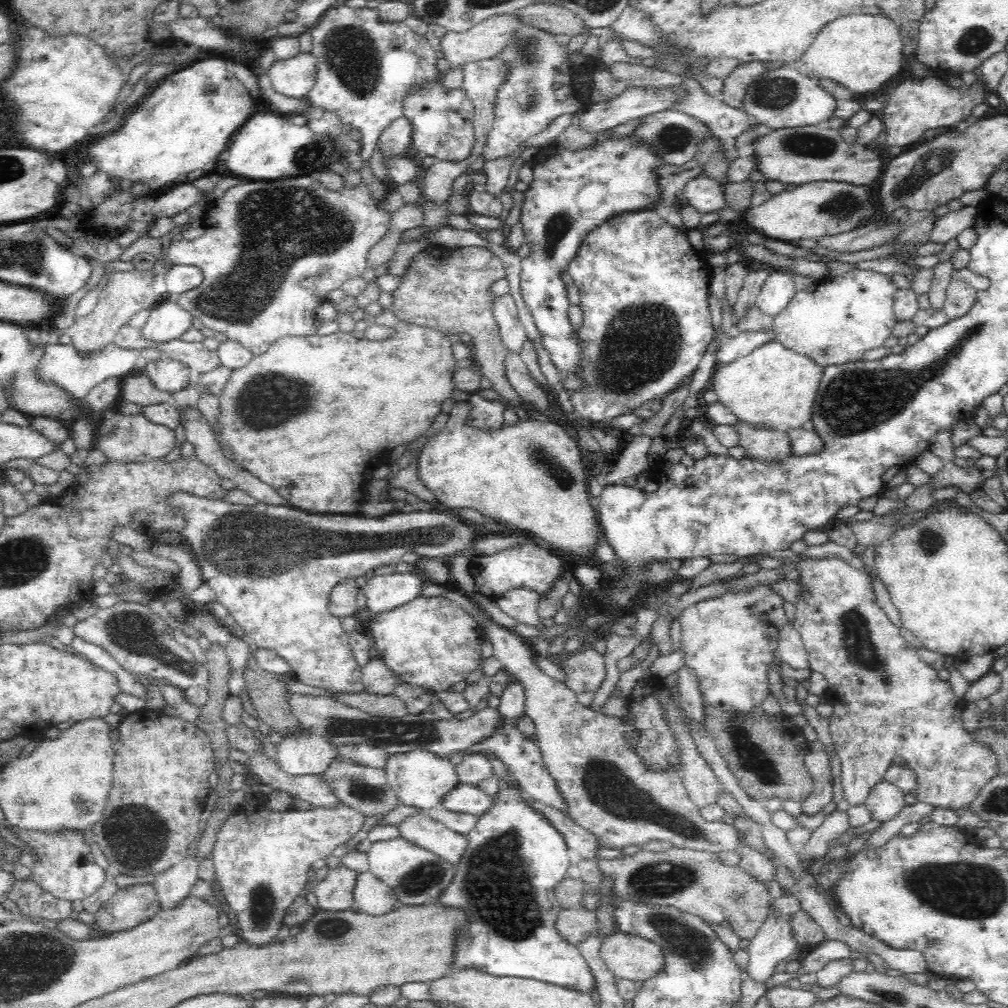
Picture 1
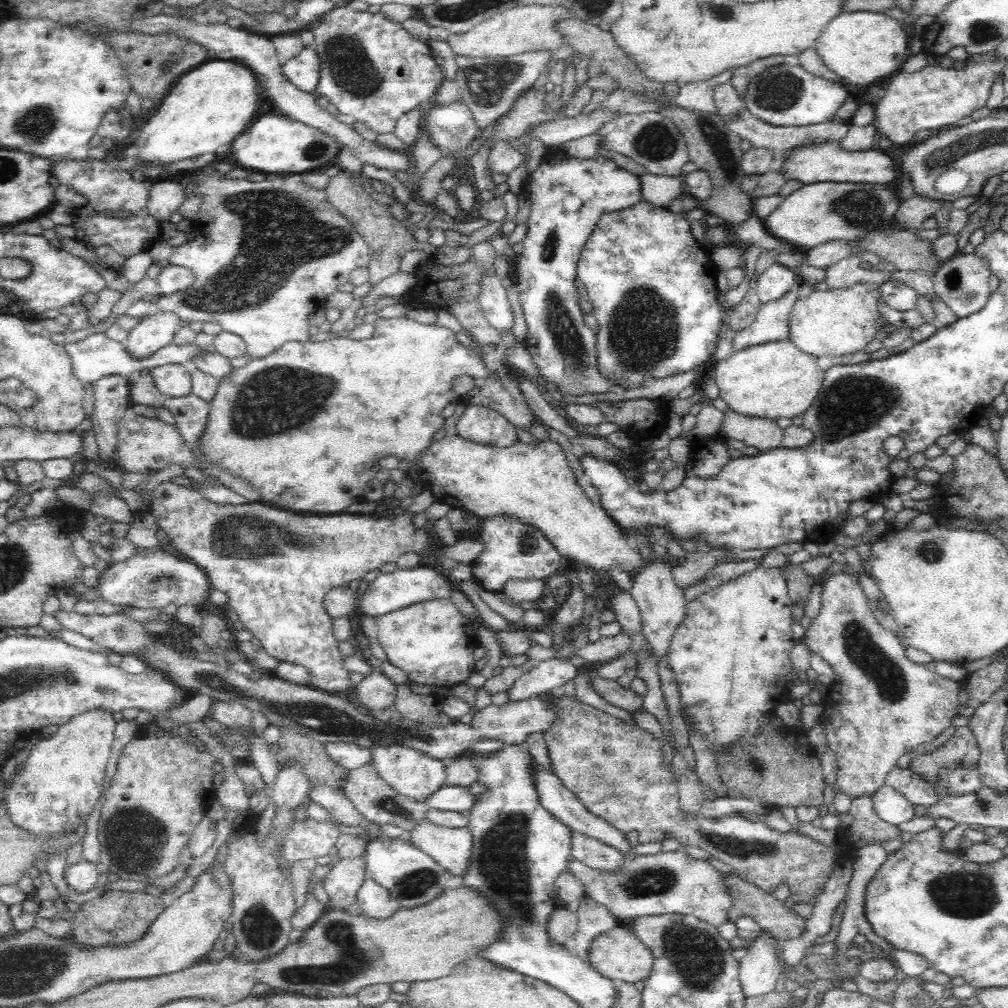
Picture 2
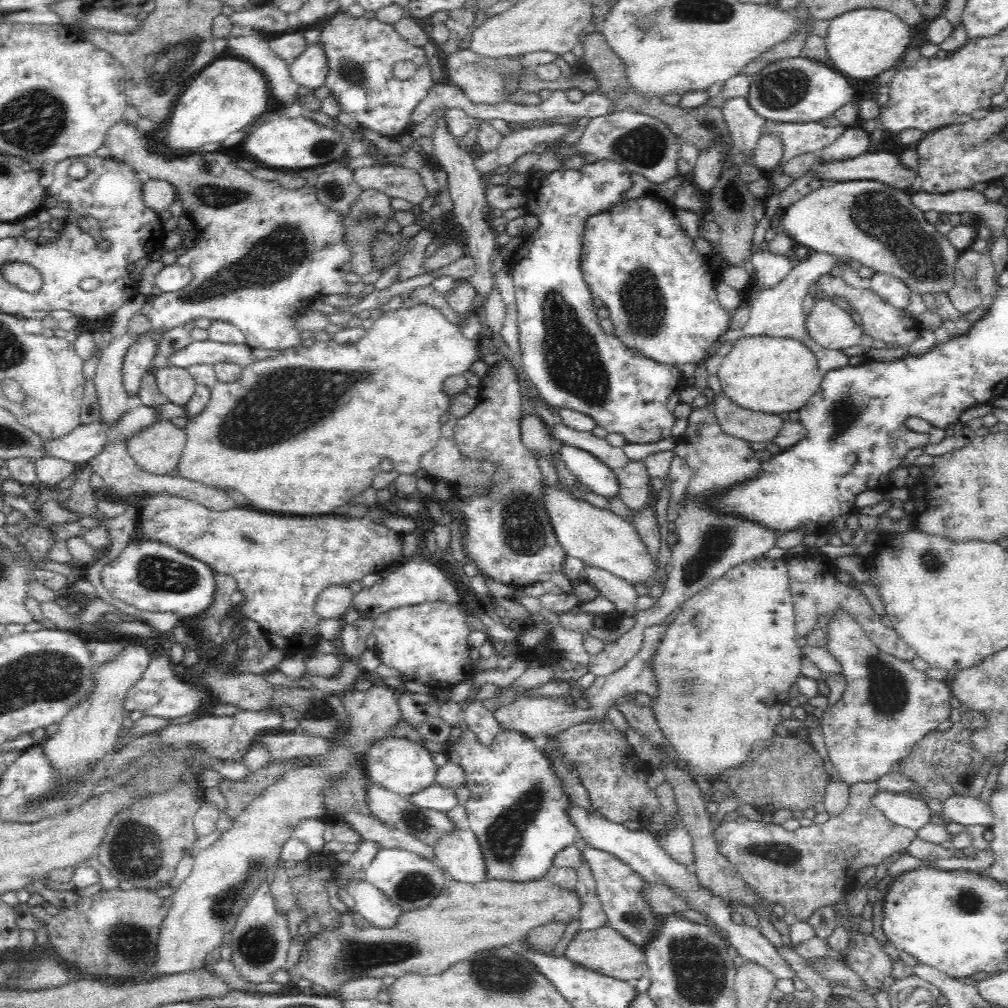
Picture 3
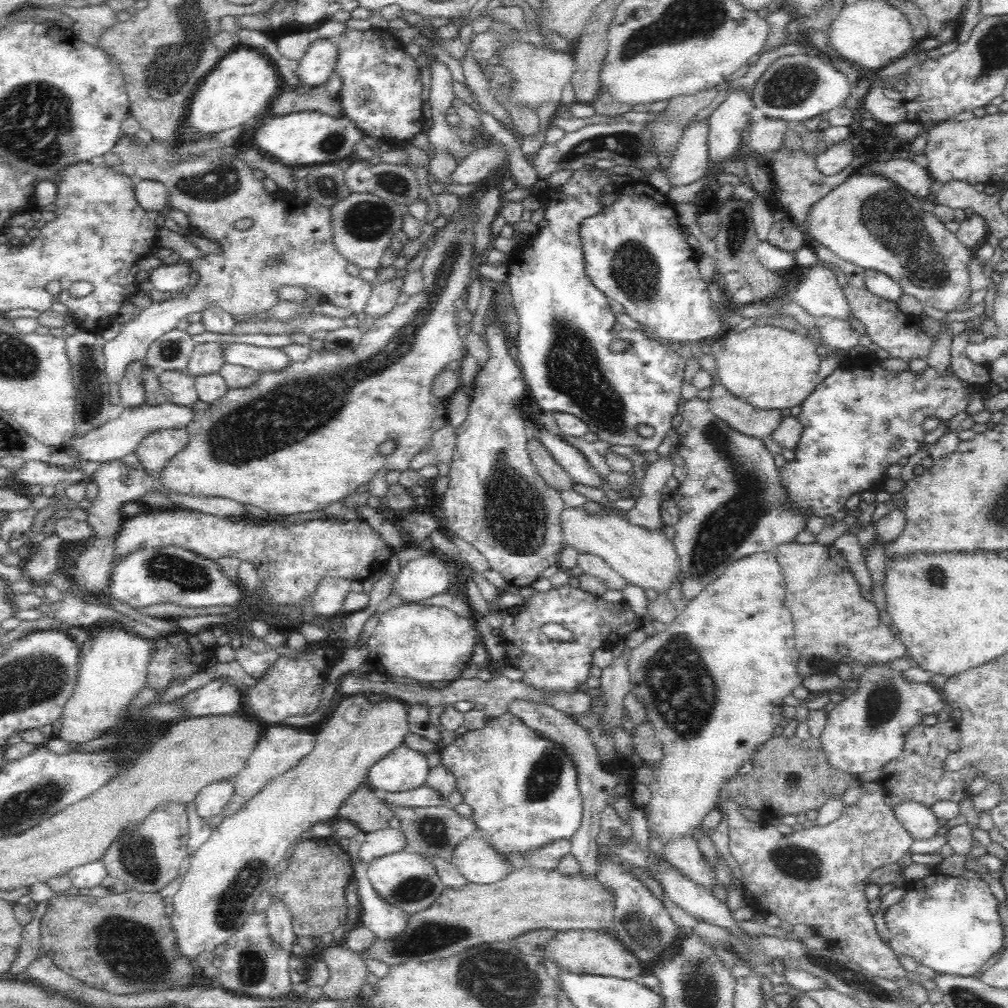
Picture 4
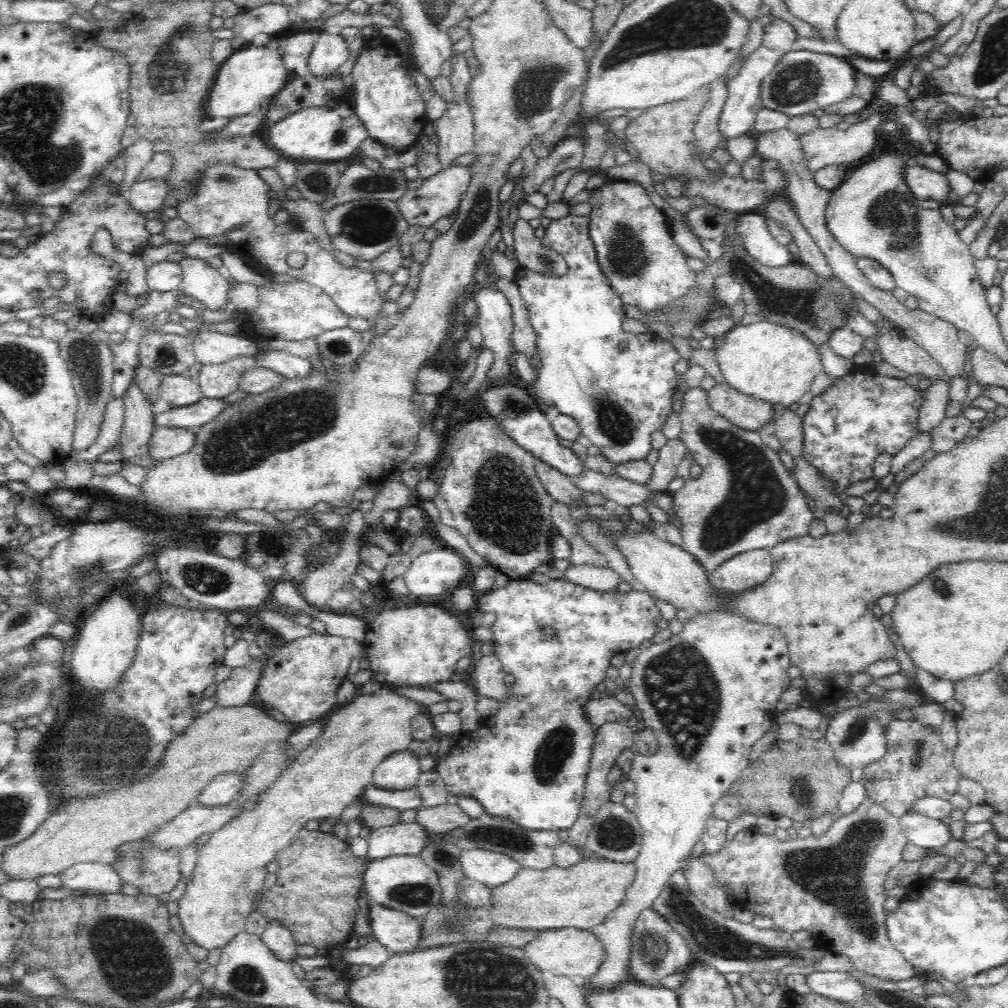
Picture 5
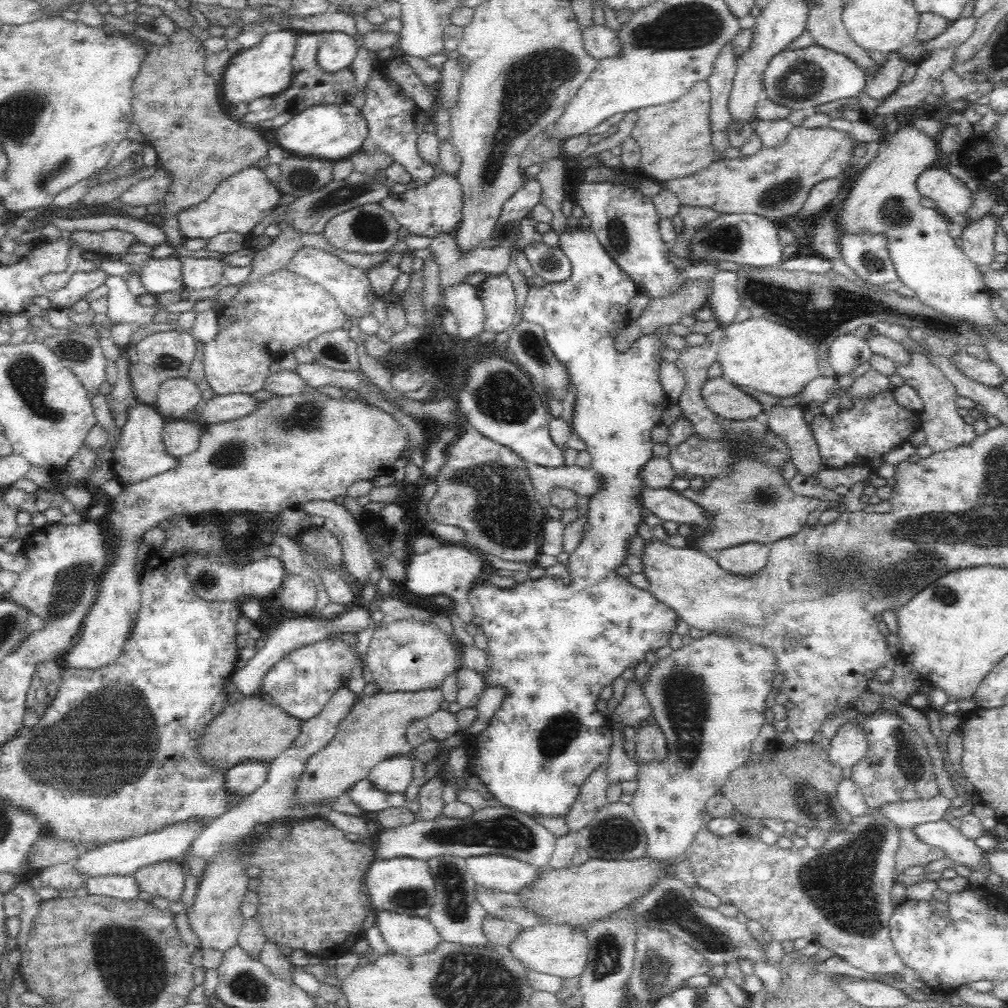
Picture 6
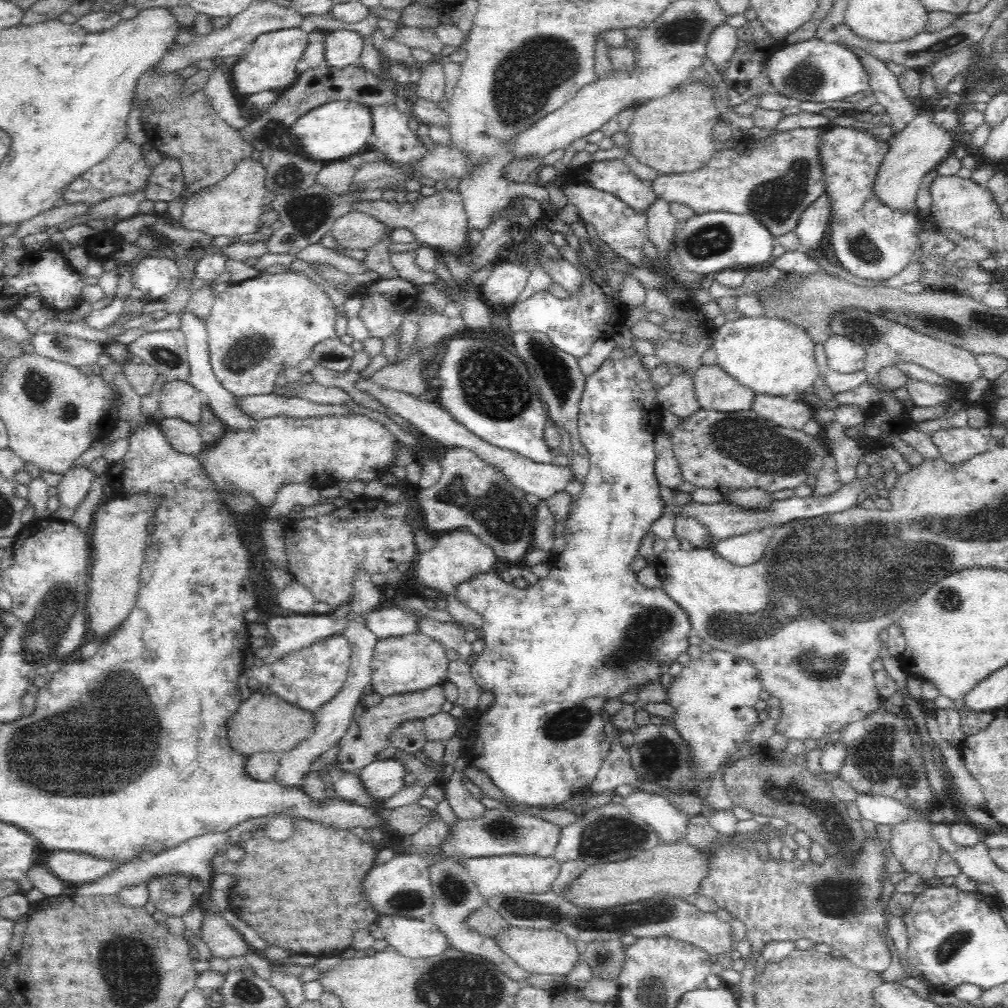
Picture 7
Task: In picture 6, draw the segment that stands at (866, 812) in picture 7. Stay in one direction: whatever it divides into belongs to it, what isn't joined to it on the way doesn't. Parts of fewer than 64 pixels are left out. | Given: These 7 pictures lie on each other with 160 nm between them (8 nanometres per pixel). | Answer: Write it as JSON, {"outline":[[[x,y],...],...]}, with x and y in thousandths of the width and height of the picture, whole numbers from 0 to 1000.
{"outline":[[[933,788],[923,794],[891,795],[877,797],[867,803],[875,811],[887,815],[891,821],[908,820],[912,817],[935,813],[938,802],[942,799],[942,793]]]}

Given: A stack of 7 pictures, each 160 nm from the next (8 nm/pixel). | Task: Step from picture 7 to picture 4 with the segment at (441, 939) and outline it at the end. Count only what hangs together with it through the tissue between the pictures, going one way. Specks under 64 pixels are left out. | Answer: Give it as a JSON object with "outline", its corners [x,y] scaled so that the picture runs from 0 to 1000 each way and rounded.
{"outline":[[[355,849],[349,852],[348,856],[350,873],[355,877],[354,884],[357,892],[356,917],[367,922],[374,932],[395,933],[401,927],[408,907],[385,897],[375,889],[365,871],[365,855]]]}

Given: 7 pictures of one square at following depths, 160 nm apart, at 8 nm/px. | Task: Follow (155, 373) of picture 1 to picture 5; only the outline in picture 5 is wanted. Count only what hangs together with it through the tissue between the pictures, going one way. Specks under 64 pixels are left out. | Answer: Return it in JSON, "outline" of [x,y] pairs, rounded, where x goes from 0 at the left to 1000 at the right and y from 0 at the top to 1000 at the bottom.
{"outline":[[[164,373],[158,383],[158,395],[165,397],[171,406],[194,401],[202,394],[197,380],[191,379],[188,373]]]}

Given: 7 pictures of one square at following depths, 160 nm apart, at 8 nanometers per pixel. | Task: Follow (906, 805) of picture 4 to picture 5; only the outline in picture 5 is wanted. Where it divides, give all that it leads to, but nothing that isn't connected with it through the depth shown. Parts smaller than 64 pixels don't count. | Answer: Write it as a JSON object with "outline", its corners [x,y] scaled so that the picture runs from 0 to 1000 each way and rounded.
{"outline":[[[897,807],[892,813],[900,833],[909,839],[931,841],[947,833],[941,819],[934,813],[909,807]]]}

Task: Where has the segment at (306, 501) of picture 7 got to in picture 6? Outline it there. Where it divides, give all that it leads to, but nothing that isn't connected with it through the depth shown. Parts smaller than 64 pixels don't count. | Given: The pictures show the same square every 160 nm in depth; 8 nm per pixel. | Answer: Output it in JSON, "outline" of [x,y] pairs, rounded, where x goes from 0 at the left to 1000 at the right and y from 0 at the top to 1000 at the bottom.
{"outline":[[[308,496],[298,499],[296,504],[306,512],[315,511],[321,514],[320,522],[327,529],[331,529],[339,540],[341,567],[345,568],[359,585],[368,579],[367,568],[374,564],[374,560],[354,515],[340,501],[327,496]]]}

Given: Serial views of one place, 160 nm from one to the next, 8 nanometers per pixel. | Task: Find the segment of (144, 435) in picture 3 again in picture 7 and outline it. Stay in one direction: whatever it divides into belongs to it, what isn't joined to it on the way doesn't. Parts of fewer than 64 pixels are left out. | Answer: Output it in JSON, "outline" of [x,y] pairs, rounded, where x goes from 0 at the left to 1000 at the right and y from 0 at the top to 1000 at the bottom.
{"outline":[[[162,414],[157,417],[157,424],[160,425],[161,431],[173,446],[188,452],[194,452],[195,449],[200,448],[202,440],[194,422],[177,415]]]}

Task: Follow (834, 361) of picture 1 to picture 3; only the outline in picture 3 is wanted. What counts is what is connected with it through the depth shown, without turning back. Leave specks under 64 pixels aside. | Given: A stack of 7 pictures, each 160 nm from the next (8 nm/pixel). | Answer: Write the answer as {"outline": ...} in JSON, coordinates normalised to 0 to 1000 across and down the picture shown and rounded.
{"outline":[[[824,296],[809,300],[805,311],[799,314],[799,322],[812,343],[827,347],[852,342],[857,330],[847,312],[839,311]]]}

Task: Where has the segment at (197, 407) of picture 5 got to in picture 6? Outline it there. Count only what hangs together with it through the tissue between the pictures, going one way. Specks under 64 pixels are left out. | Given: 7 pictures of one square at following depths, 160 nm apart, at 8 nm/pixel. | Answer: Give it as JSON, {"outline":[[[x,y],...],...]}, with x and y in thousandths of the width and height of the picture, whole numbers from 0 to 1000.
{"outline":[[[248,391],[214,392],[194,409],[197,408],[196,417],[200,420],[218,421],[249,412],[259,399]]]}

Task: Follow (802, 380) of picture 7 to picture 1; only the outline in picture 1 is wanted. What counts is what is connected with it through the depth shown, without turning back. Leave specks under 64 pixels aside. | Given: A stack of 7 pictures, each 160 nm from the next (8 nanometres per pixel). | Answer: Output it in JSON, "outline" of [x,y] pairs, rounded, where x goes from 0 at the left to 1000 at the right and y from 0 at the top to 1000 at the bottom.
{"outline":[[[770,337],[730,355],[724,361],[712,361],[706,372],[706,385],[712,392],[711,397],[729,411],[731,417],[780,428],[794,425],[804,417],[815,371],[816,364],[804,354],[792,351]]]}

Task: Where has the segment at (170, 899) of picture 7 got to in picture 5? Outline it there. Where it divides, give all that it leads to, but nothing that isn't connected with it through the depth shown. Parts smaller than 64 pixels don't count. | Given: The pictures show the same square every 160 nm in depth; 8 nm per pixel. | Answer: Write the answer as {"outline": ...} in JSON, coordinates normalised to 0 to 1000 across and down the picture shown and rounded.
{"outline":[[[133,834],[117,840],[116,845],[122,847],[122,852],[118,856],[113,856],[111,860],[115,862],[123,875],[138,881],[141,888],[167,887],[179,874],[178,847],[175,844],[161,845],[151,842],[149,836]]]}

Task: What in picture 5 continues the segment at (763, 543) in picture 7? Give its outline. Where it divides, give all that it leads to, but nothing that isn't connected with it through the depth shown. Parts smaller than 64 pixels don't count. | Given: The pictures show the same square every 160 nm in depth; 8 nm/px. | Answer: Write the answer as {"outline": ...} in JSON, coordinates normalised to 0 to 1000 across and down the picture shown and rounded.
{"outline":[[[749,545],[726,552],[703,568],[708,583],[719,589],[734,589],[756,579],[766,567],[764,545]]]}

